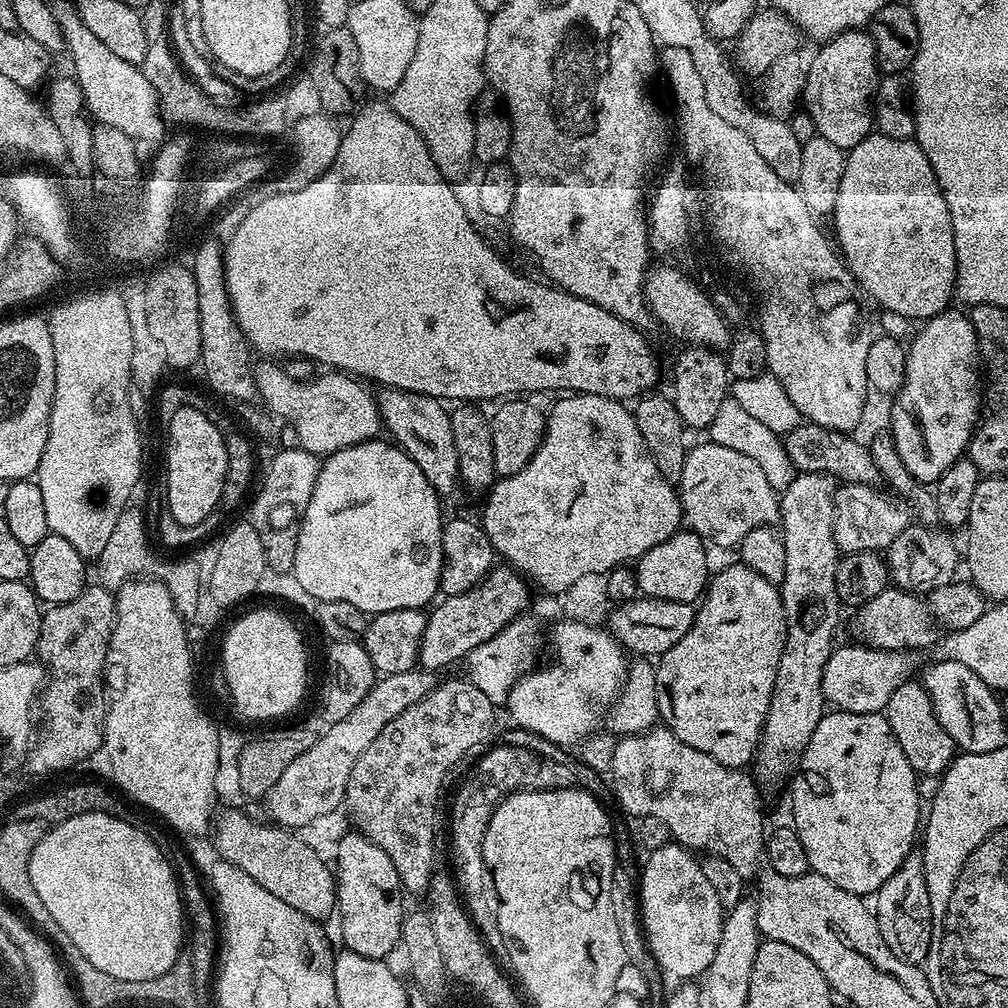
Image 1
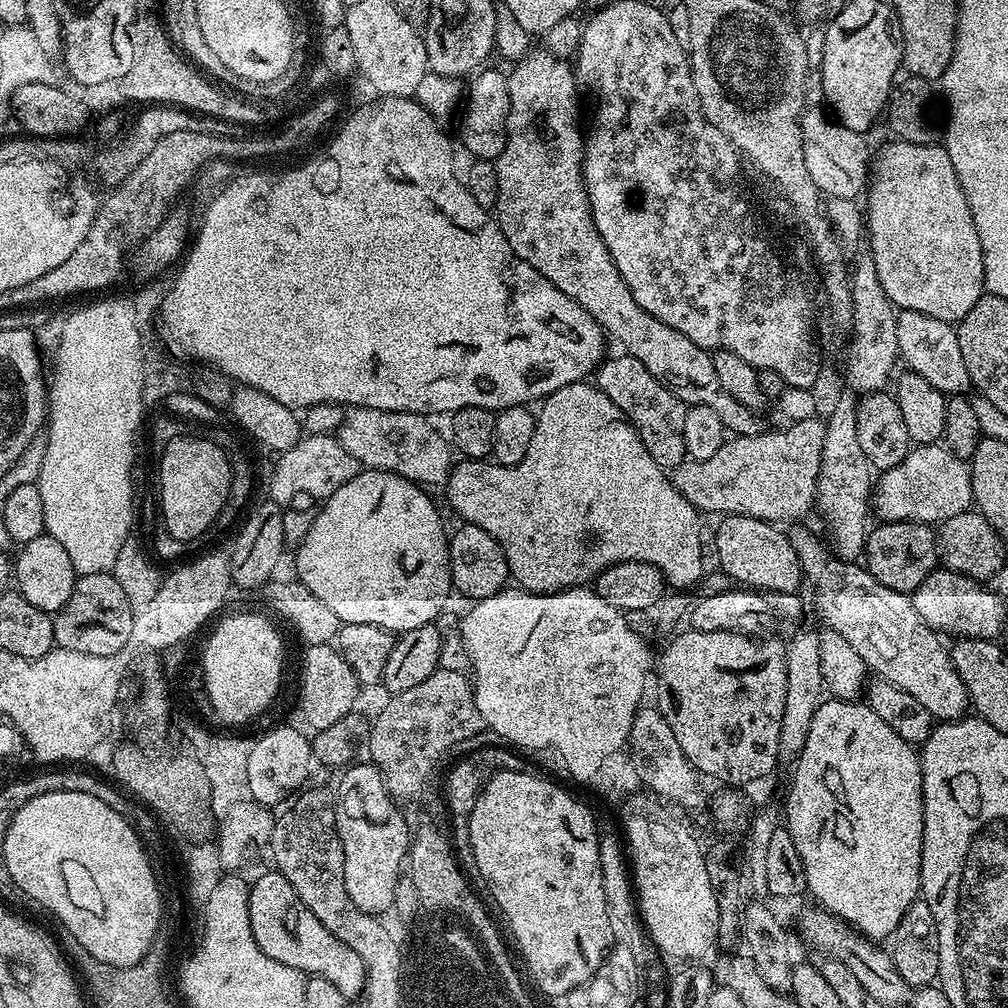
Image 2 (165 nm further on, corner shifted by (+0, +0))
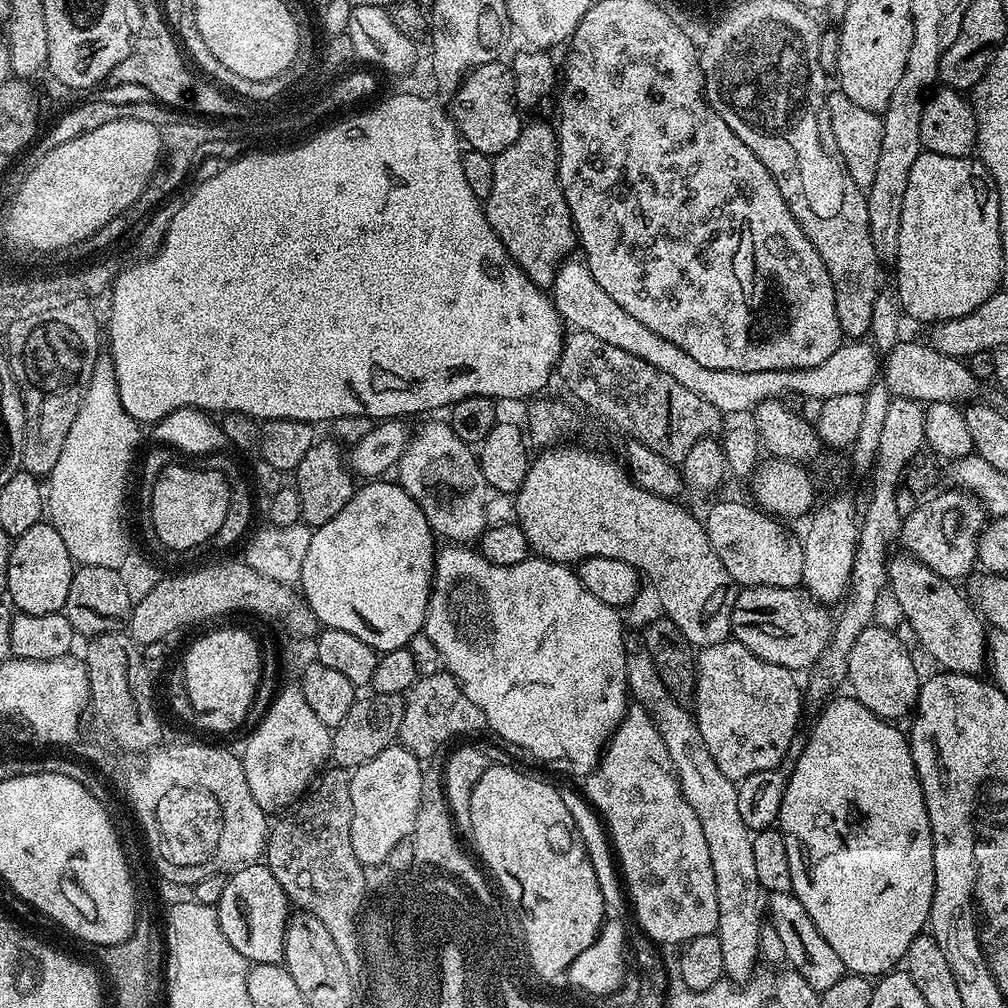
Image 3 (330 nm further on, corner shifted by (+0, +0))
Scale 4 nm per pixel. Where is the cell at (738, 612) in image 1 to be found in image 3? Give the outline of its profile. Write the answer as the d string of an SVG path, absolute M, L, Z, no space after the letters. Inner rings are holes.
M735 638L723 640L709 648L699 649L696 660L694 715L696 725L710 750L710 758L718 762L718 770L733 782L744 780L758 771L779 768L792 748L796 727L800 724L801 685L796 685L793 669L774 666L746 650Z

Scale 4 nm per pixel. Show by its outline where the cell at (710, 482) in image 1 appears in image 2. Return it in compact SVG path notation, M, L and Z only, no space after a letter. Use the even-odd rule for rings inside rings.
M804 526L789 527L787 534L790 546L794 546L798 554L807 587L808 584L812 587L812 596L825 620L823 623L842 634L842 638L858 650L858 658L862 658L869 673L876 672L872 674L898 686L898 690L906 690L910 698L918 698L918 703L926 706L933 721L961 719L970 708L968 691L962 678L958 678L958 670L954 670L954 662L946 644L944 648L941 633L922 622L905 593L882 586L882 582L868 573L867 567L856 568L834 558L810 529L800 527Z

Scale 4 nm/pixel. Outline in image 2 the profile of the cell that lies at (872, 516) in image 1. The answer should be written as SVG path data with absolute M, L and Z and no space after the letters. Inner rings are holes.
M943 443L921 444L908 451L902 462L893 469L879 473L874 484L874 512L884 522L892 520L912 520L915 524L939 525L954 518L954 514L962 514L973 507L972 469Z

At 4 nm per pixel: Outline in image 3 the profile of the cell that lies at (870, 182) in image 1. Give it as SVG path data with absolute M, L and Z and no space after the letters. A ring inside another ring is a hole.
M921 151L910 166L910 182L906 182L906 194L902 198L902 214L898 226L898 246L894 257L896 287L903 315L921 320L927 326L937 322L962 318L1001 287L1006 257L1002 254L1000 233L1000 203L996 183L979 158L947 156Z

